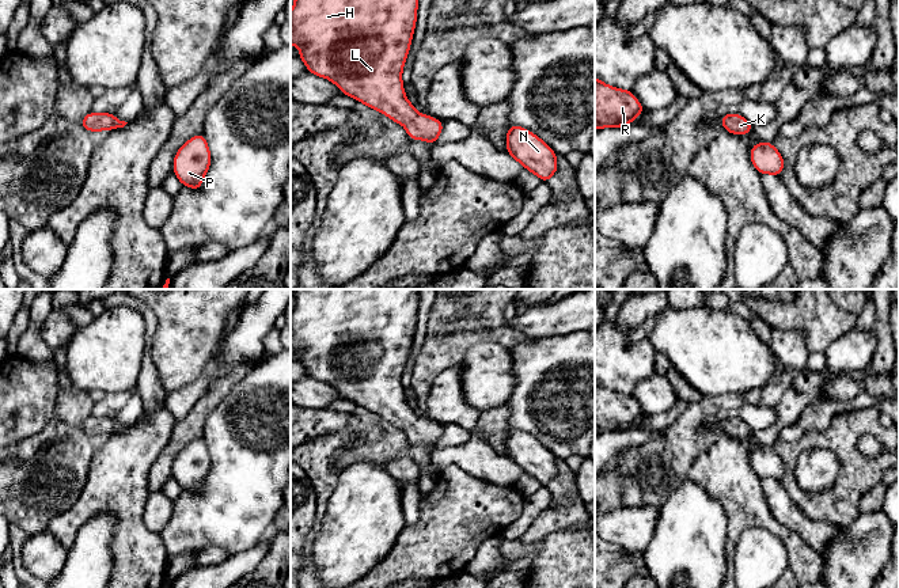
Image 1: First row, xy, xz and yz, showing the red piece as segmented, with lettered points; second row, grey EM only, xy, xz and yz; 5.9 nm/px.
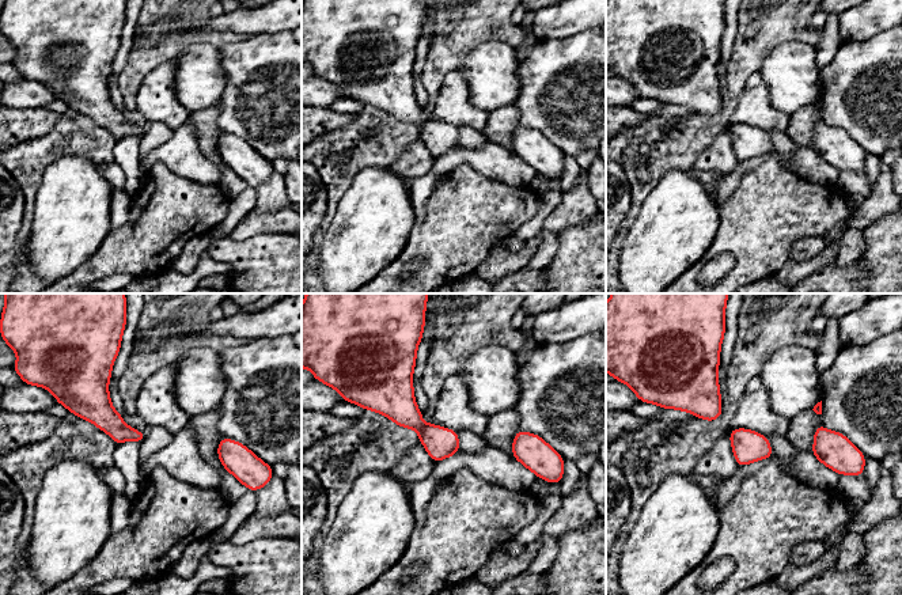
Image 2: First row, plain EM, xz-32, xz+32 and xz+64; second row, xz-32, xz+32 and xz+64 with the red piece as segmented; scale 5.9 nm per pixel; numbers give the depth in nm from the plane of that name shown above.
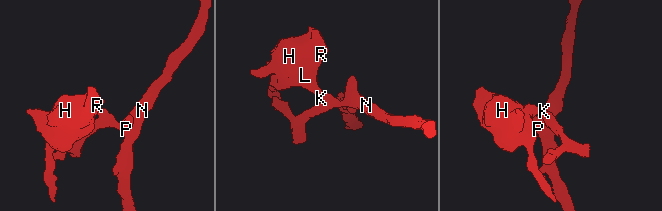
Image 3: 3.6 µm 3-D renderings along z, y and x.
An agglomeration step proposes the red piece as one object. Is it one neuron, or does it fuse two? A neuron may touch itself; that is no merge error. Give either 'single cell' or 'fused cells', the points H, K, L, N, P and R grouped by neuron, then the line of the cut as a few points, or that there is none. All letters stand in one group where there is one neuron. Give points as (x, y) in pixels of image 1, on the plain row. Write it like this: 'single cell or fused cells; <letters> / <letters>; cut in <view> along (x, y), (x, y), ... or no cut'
single cell; H K L N P R; no cut

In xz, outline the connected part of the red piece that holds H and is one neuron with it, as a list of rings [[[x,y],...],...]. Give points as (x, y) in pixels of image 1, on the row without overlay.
[[[295,289],[293,296],[291,349],[300,353],[297,361],[306,368],[308,378],[329,383],[344,399],[380,416],[395,428],[402,428],[410,444],[425,444],[435,451],[443,437],[443,425],[418,418],[406,402],[402,387],[417,326],[418,289]]]

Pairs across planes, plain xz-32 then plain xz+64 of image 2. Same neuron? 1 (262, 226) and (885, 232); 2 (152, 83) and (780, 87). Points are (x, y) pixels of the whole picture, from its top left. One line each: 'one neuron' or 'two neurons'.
1: two neurons
2: two neurons

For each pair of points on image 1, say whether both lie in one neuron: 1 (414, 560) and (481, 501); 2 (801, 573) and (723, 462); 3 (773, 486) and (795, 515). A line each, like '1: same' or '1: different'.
1: same
2: same
3: same

